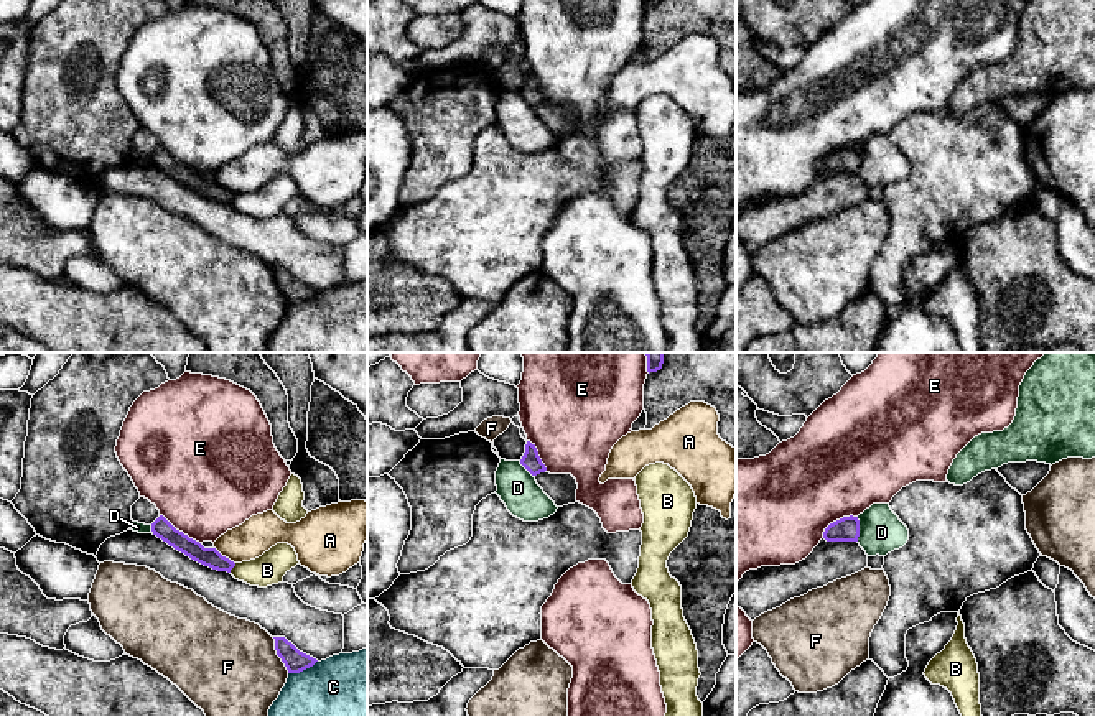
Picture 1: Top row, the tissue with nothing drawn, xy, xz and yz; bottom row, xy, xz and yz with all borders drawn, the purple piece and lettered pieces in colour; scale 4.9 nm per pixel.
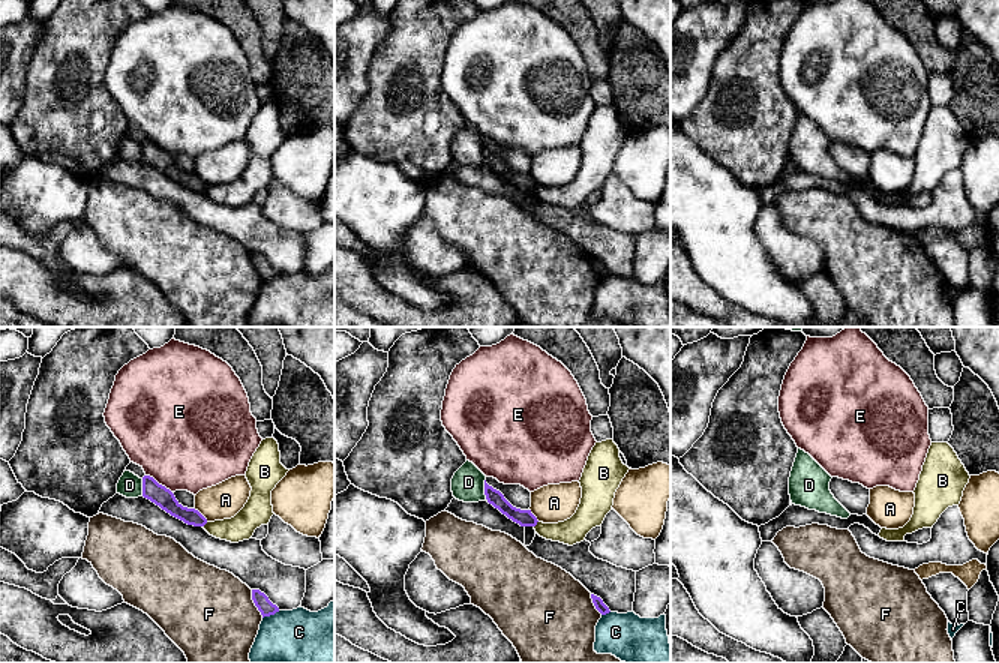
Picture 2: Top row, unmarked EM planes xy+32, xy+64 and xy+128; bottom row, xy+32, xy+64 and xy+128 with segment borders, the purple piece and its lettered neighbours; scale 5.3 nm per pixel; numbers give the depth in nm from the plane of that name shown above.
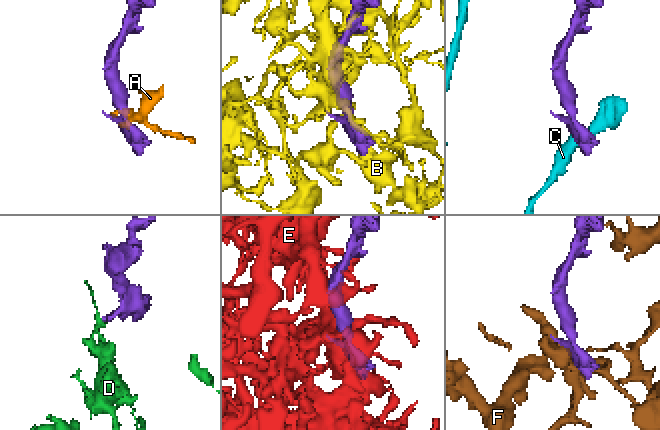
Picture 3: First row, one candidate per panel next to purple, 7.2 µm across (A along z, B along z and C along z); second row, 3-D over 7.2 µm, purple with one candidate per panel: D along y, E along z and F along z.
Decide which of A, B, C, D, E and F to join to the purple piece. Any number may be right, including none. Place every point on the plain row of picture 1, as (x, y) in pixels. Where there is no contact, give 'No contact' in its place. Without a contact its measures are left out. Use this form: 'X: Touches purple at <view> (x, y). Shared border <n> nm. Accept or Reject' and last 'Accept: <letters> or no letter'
A: Touches purple at xy (224, 188). Shared border 130 nm. Reject
B: Touches purple at xy (232, 198). Shared border 60 nm. Reject
C: Touches purple at xy (302, 302). Shared border 160 nm. Reject
D: Touches purple at yz (858, 160). Shared border 120 nm. Reject
E: Touches purple at yz (837, 152). Shared border 200 nm. Reject
F: Touches purple at xy (277, 285). Shared border 190 nm. Reject
Accept: no letter

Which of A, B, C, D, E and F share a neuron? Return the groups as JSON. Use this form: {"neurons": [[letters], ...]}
{"neurons": [["A"], ["B"], ["C"], ["D"], ["E"], ["F"]]}

